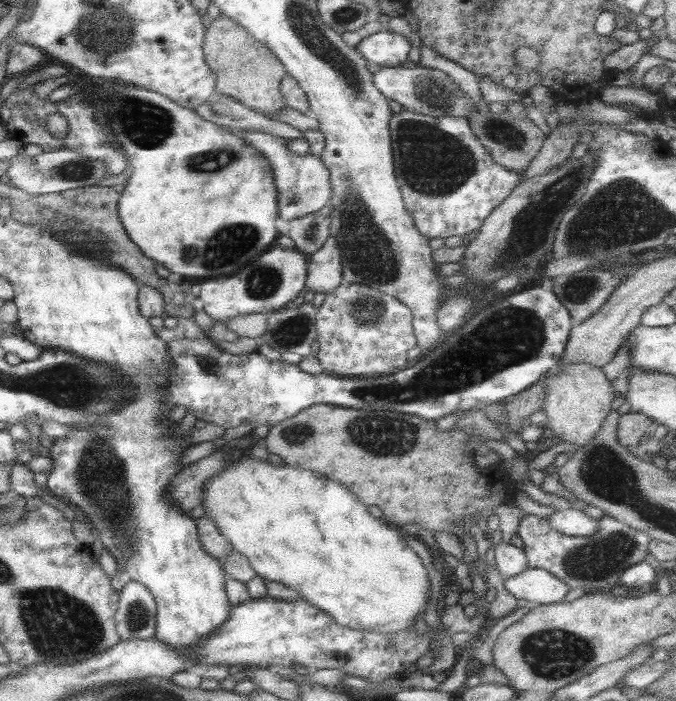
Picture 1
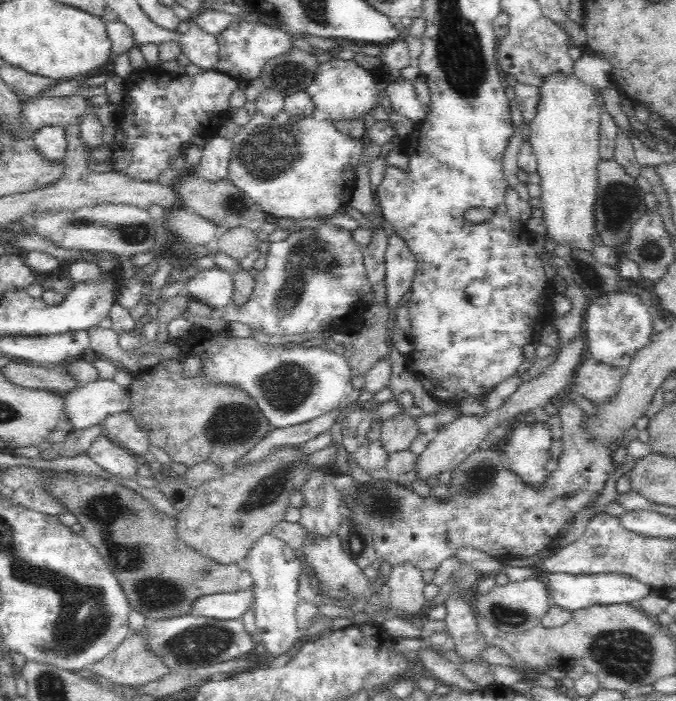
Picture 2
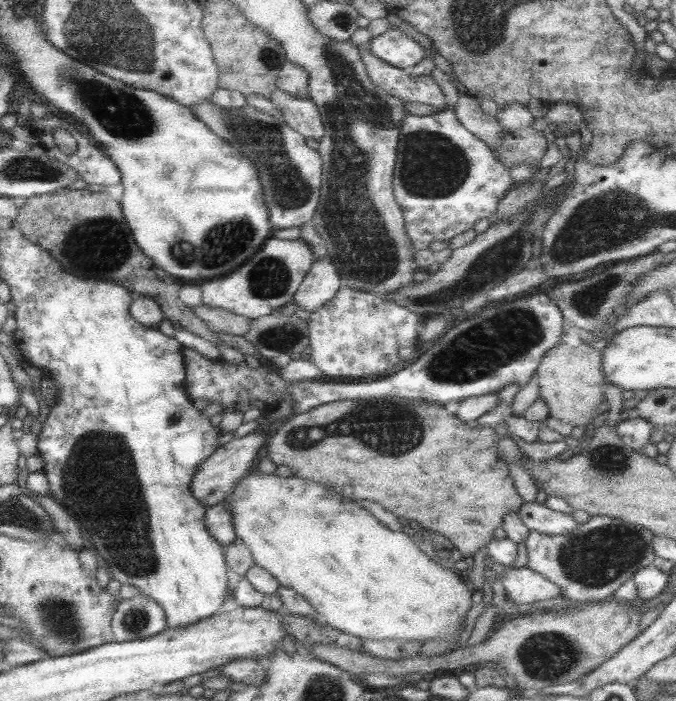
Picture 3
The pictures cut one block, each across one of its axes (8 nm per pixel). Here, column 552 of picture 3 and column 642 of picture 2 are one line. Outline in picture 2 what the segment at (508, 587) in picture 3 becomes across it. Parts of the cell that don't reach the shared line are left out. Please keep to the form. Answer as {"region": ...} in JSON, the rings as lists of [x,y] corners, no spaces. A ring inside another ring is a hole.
{"region":[[[549,573],[544,575],[546,581],[546,589],[552,604],[575,611],[585,609],[589,606],[596,605],[619,605],[634,604],[637,600],[645,596],[656,594],[651,586],[644,584],[631,576],[625,574],[602,573],[602,574],[566,574],[566,573]]]}

